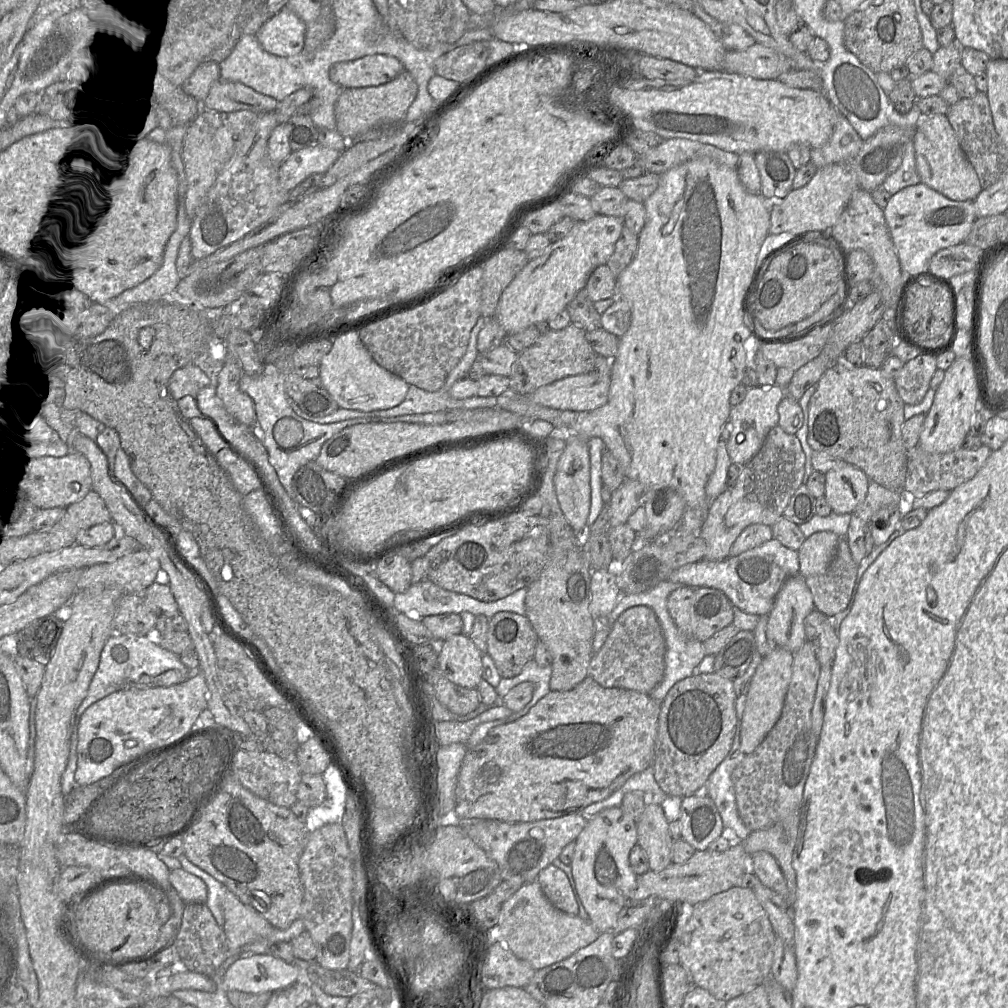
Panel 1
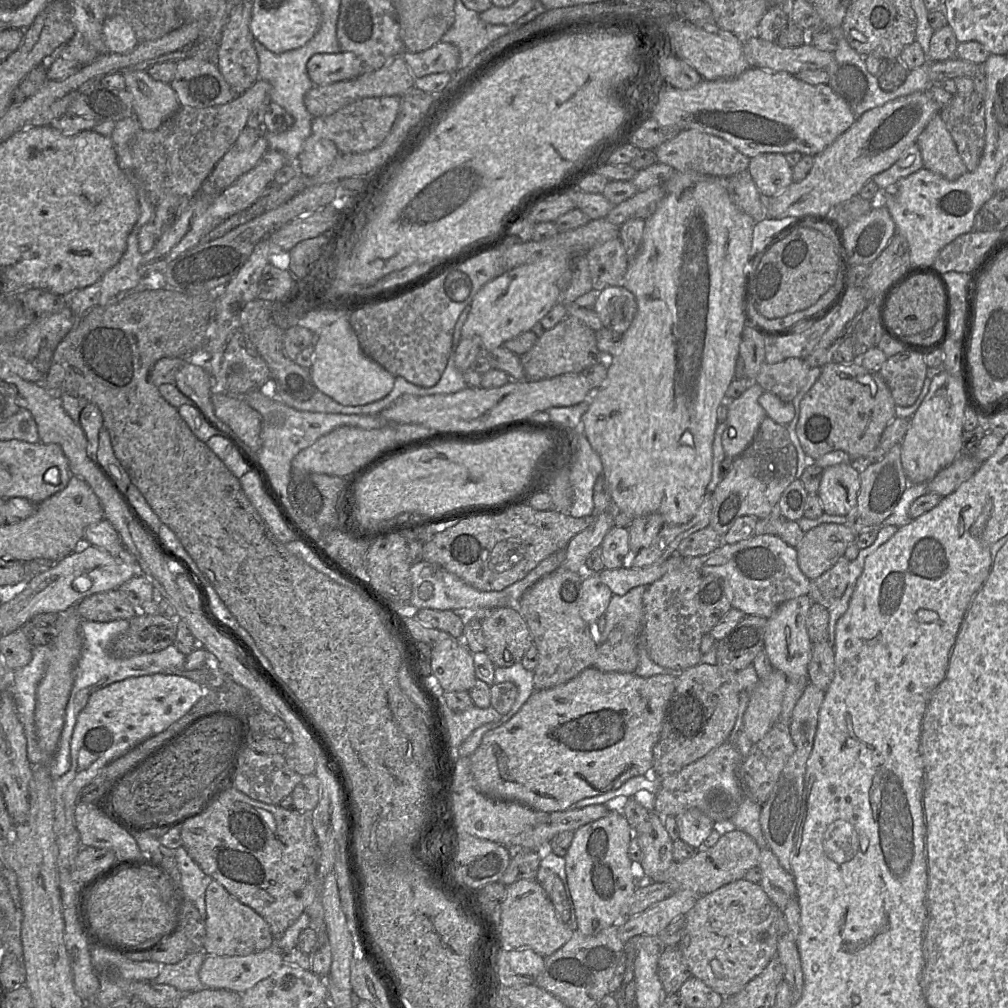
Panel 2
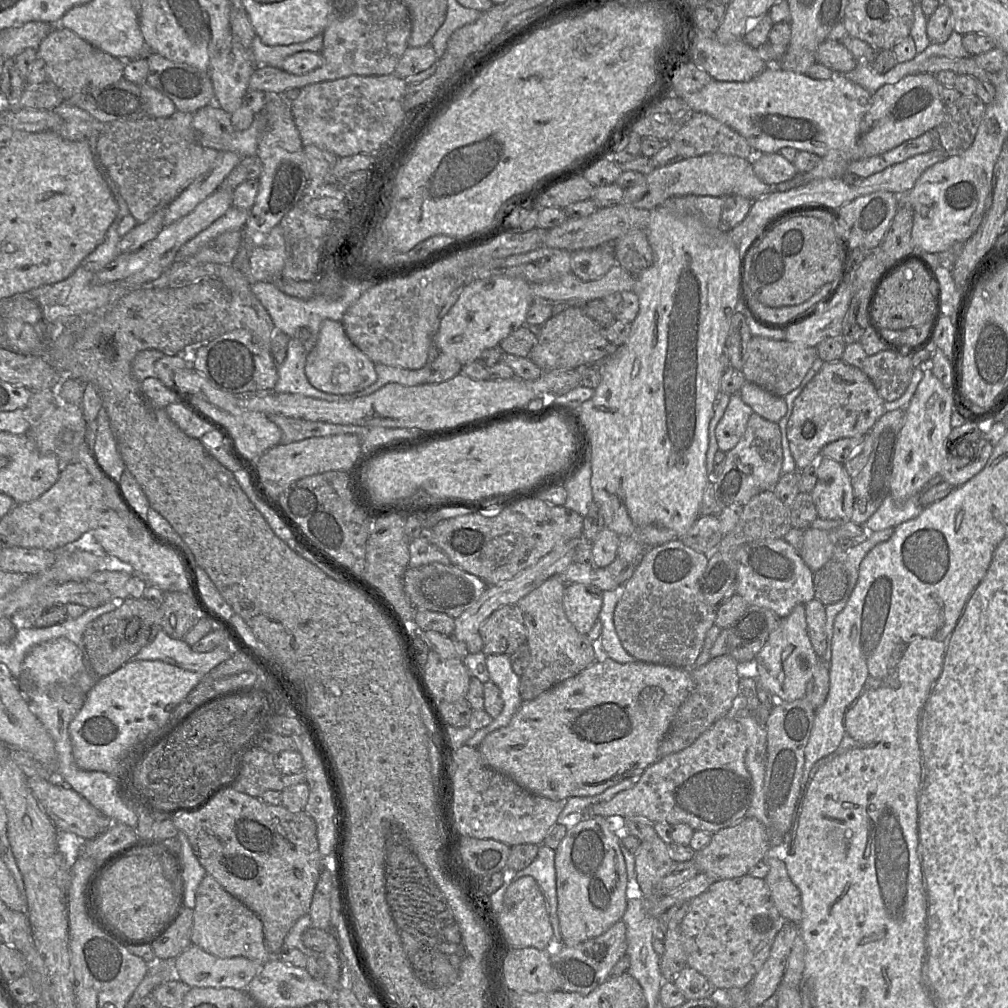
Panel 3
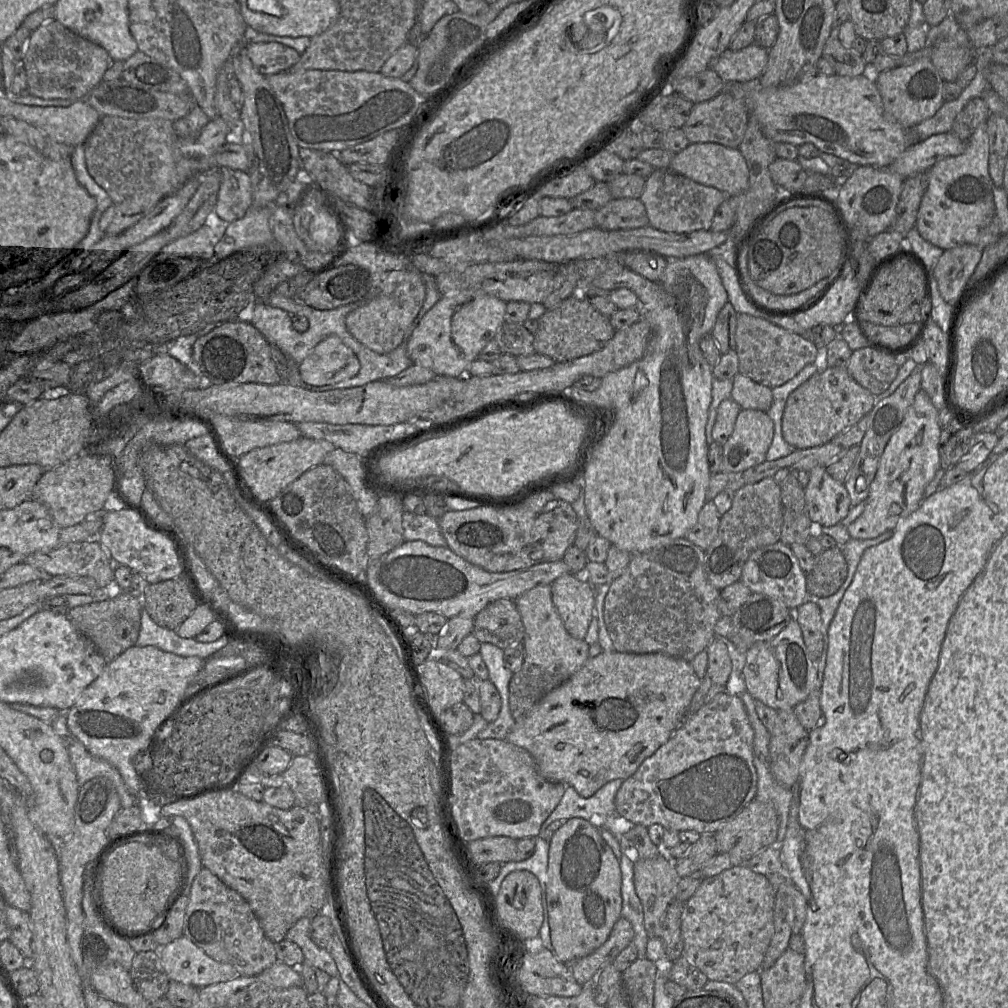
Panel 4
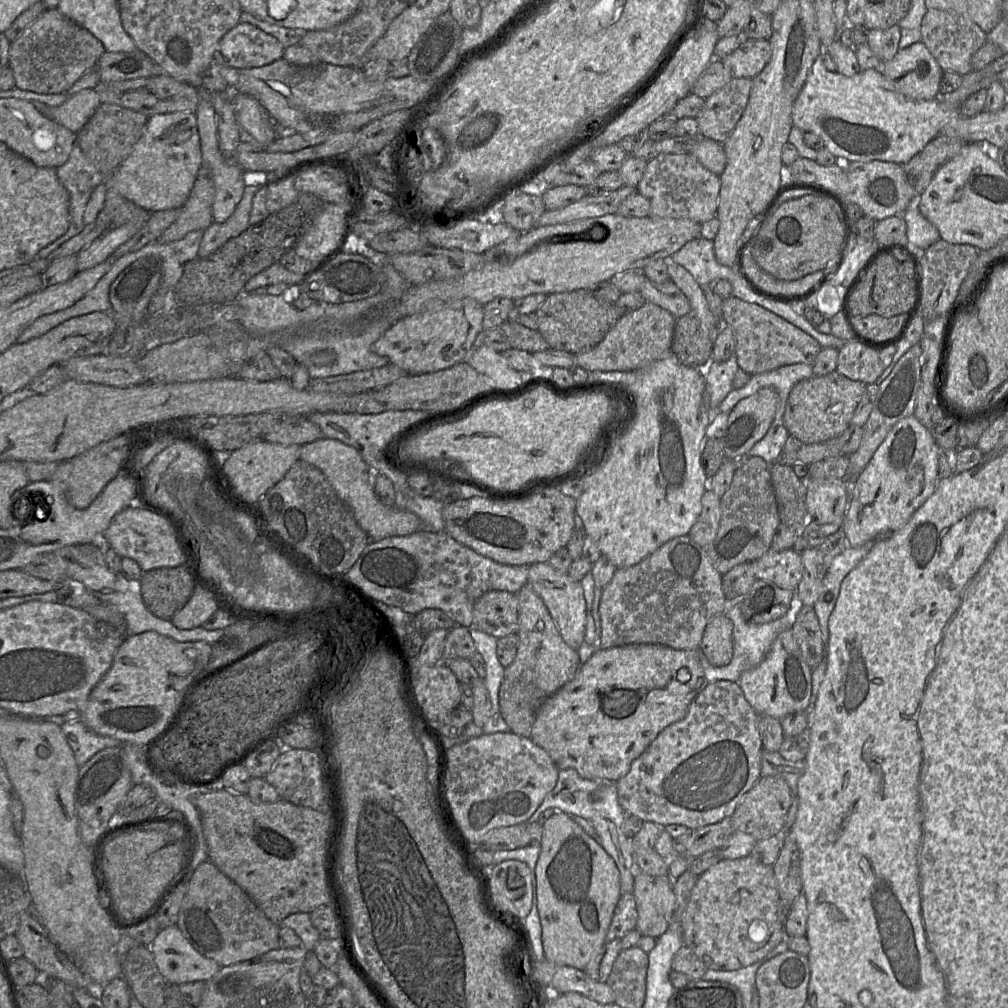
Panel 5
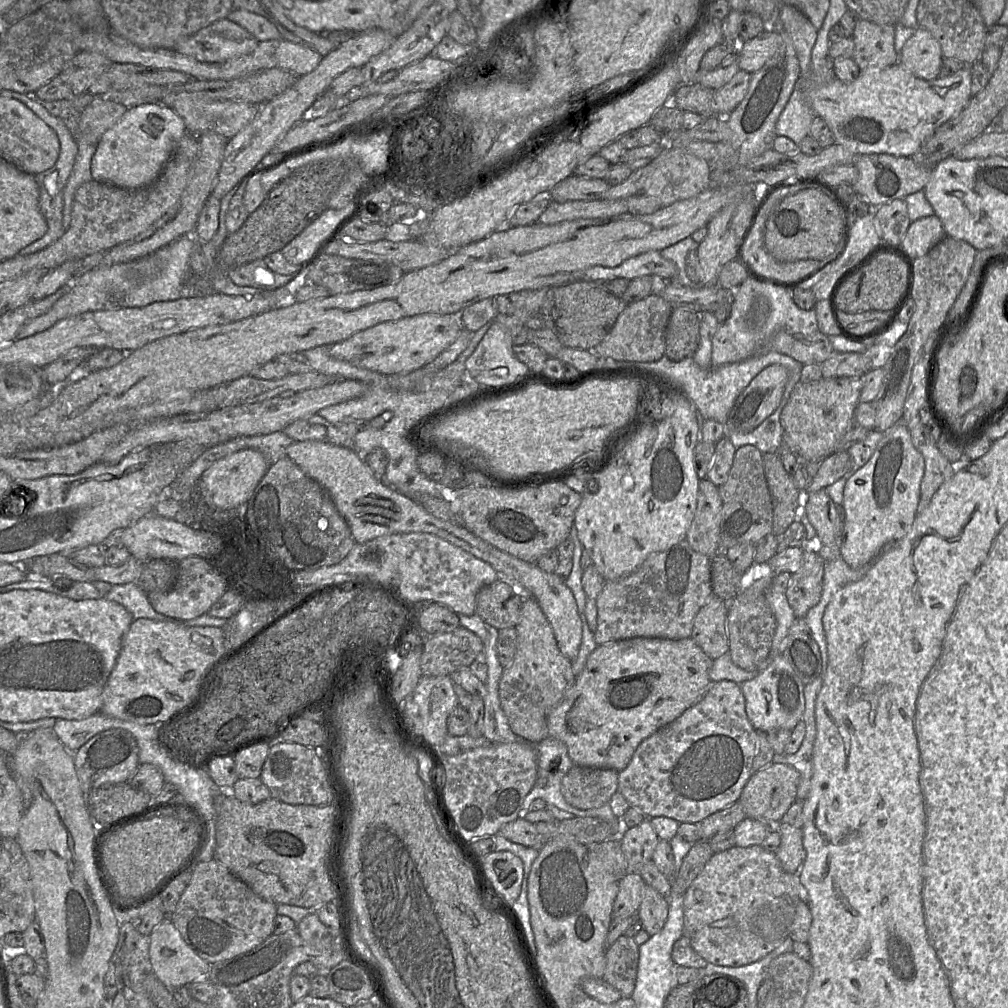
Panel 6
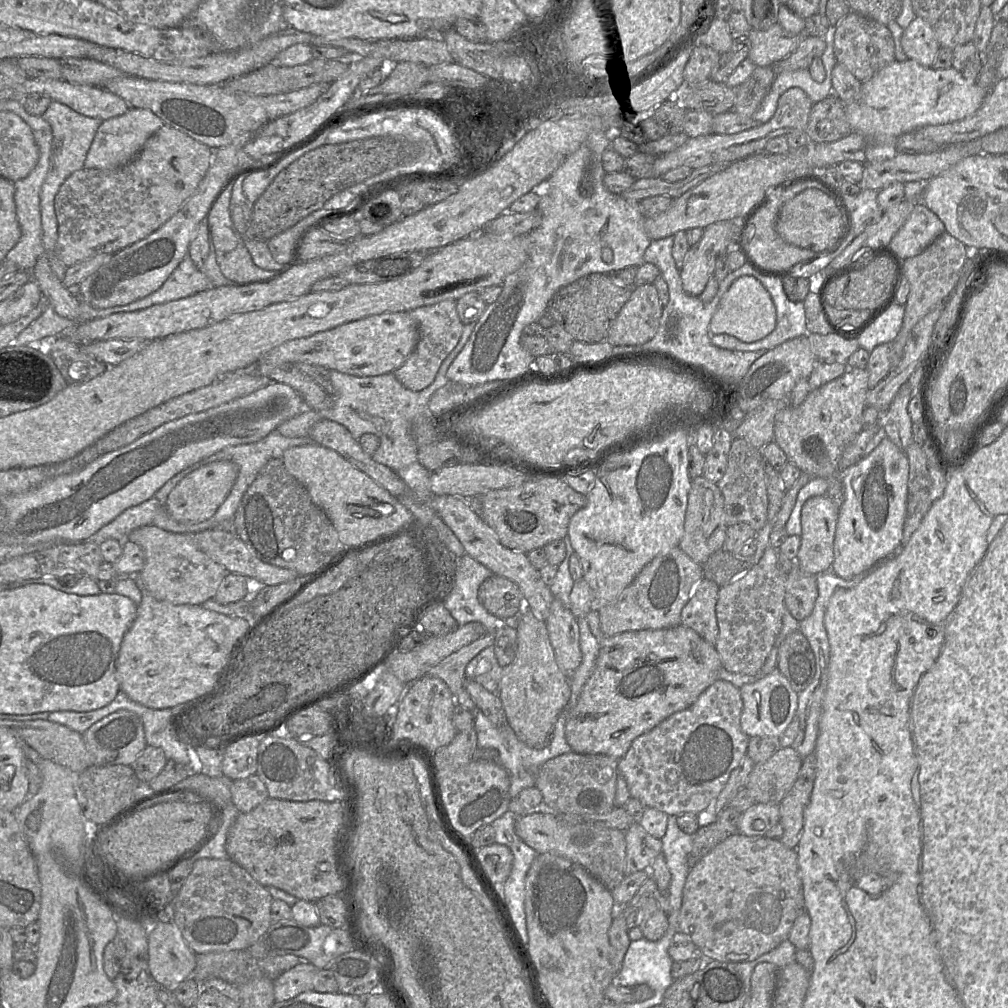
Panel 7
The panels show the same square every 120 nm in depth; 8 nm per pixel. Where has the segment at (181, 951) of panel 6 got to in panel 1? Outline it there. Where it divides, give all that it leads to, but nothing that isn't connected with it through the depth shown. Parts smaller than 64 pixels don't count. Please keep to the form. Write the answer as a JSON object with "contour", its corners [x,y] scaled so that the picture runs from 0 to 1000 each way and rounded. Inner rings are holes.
{"contour":[[[267,945],[251,946],[238,950],[224,962],[220,980],[223,983],[238,983],[249,986],[272,985],[281,982],[299,970],[299,962],[293,956],[286,956],[282,952]]]}

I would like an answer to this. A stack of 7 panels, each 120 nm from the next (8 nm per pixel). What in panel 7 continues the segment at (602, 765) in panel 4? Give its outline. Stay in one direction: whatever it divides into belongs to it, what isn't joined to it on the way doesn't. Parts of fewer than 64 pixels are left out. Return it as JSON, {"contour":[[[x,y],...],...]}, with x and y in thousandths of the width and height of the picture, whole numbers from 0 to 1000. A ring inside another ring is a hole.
{"contour":[[[674,619],[660,624],[622,626],[595,636],[590,662],[569,699],[561,703],[561,731],[567,745],[617,752],[627,736],[667,708],[677,705],[712,674],[714,651],[706,639],[688,624]]]}

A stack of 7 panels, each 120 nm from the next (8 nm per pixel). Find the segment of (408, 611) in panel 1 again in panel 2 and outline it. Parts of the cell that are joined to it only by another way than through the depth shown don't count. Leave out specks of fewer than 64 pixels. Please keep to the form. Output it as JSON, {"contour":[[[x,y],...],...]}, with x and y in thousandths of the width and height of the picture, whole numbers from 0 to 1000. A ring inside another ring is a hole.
{"contour":[[[557,545],[539,556],[530,563],[521,573],[508,579],[498,586],[478,587],[456,574],[451,569],[444,567],[440,563],[419,556],[408,561],[408,591],[406,598],[415,604],[448,605],[459,608],[462,615],[465,612],[473,612],[478,615],[478,609],[484,608],[489,604],[496,602],[513,603],[519,589],[531,580],[539,572],[554,565],[562,554],[561,545]]]}

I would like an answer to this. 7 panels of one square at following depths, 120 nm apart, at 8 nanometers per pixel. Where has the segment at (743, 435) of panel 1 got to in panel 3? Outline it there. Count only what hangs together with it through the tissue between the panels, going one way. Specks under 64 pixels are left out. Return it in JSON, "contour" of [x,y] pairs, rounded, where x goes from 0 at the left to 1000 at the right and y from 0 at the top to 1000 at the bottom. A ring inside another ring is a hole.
{"contour":[[[733,390],[725,392],[723,401],[710,424],[714,446],[721,449],[732,440],[747,410],[746,405],[738,400]]]}

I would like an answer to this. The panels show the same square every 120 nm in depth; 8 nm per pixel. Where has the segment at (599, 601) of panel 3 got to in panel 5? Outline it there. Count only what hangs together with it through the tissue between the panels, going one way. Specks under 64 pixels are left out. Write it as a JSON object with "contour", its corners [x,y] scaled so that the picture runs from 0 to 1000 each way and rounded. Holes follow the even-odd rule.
{"contour":[[[532,559],[525,562],[522,580],[526,580],[539,595],[560,637],[573,646],[579,637],[582,610],[576,577],[567,575],[563,569],[557,569],[544,559]]]}

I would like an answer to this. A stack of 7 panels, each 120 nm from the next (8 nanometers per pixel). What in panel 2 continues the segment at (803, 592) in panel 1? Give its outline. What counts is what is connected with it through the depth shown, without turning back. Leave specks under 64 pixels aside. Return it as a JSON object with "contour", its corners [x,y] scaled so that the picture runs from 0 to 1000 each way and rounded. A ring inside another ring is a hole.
{"contour":[[[795,590],[777,597],[762,614],[758,630],[758,647],[767,664],[776,666],[782,676],[802,671],[806,650],[806,636],[800,624],[800,613],[807,596],[803,590]]]}

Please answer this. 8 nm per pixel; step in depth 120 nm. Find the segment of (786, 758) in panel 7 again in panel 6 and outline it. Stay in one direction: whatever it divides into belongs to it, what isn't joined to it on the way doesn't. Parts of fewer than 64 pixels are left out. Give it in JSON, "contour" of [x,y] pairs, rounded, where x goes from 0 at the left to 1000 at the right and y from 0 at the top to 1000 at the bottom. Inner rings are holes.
{"contour":[[[766,756],[749,766],[739,779],[733,793],[740,811],[759,815],[765,820],[770,819],[790,795],[793,774],[792,764],[779,757]]]}

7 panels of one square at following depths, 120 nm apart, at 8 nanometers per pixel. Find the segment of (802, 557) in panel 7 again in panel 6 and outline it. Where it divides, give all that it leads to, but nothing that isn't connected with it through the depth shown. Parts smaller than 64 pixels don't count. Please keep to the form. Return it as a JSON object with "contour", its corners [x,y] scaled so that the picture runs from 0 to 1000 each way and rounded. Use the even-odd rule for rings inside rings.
{"contour":[[[817,486],[798,494],[799,510],[811,530],[811,548],[821,557],[833,553],[835,506]]]}

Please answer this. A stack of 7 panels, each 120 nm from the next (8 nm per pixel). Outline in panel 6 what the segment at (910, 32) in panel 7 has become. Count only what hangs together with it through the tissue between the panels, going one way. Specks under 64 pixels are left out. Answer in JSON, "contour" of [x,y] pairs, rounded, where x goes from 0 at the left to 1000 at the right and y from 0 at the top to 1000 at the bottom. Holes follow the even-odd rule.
{"contour":[[[911,27],[896,46],[890,63],[911,77],[927,79],[932,76],[935,57],[932,42],[922,31]]]}

